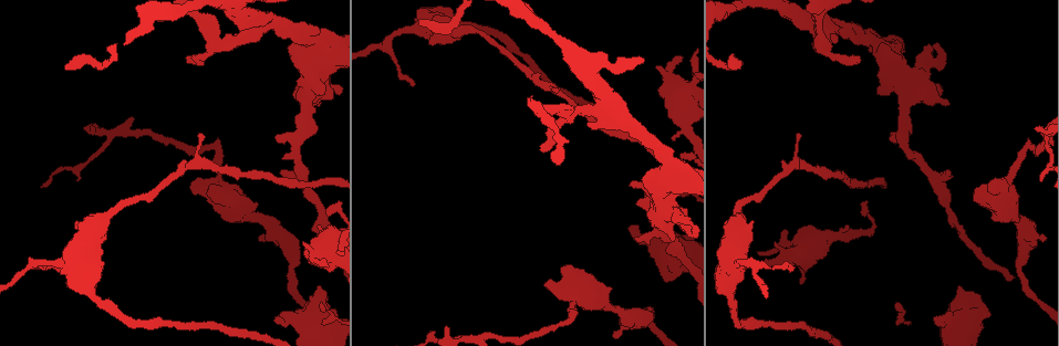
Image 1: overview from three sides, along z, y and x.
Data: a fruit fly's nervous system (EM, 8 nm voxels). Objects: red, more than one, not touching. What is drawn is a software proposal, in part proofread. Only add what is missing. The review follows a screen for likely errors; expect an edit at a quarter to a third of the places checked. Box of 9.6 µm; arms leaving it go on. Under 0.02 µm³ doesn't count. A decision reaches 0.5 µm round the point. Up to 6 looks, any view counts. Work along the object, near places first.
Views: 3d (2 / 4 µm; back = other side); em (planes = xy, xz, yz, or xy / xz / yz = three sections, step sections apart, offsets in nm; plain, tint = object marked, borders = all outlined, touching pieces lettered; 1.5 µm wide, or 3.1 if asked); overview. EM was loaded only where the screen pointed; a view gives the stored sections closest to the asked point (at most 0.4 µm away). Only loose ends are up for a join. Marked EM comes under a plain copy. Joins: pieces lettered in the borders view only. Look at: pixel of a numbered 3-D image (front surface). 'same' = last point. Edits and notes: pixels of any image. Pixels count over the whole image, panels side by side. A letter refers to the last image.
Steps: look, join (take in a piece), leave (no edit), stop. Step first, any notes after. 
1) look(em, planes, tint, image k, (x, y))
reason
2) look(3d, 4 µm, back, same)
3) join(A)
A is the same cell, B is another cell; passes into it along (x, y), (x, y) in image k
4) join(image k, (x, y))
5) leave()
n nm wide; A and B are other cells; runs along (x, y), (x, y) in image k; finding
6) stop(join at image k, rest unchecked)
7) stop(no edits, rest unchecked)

look(3d, 4 µm, image 1, (860, 59))
branch stops here

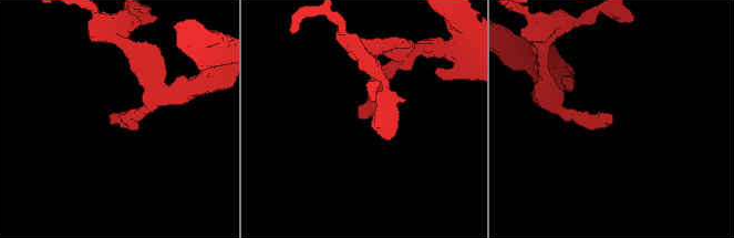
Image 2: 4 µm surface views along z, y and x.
look(em, planes, borders, image 2, (110, 121))
now the EM

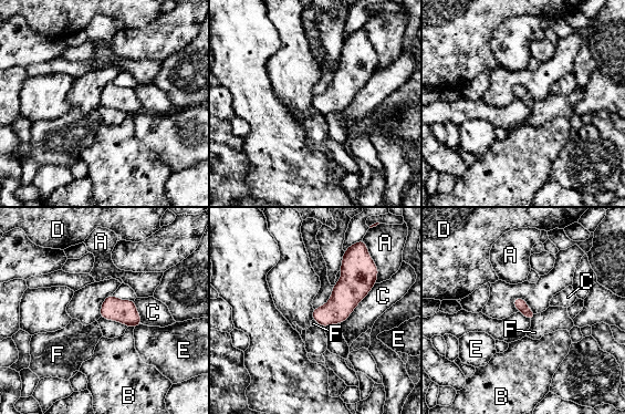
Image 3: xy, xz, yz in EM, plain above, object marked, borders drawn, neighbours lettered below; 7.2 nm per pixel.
leave()
A, B, C, D, E and F are other cells; none of them fits

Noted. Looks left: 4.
look(3d, 2 µm, image 1, (554, 91))
tapers out

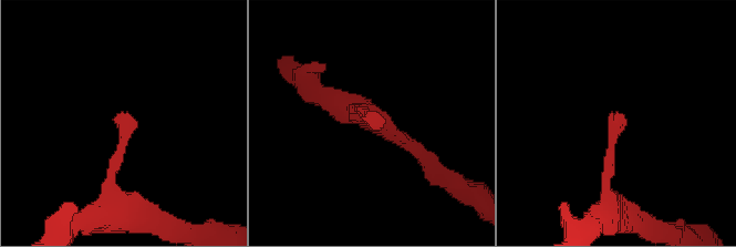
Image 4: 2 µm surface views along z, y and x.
look(em, planes, tint, image 4, (365, 121))

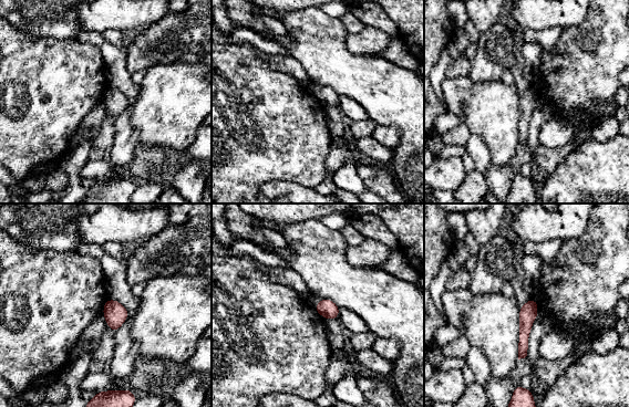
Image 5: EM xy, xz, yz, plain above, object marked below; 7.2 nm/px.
look(em, planes, borders, same)
what lies round it

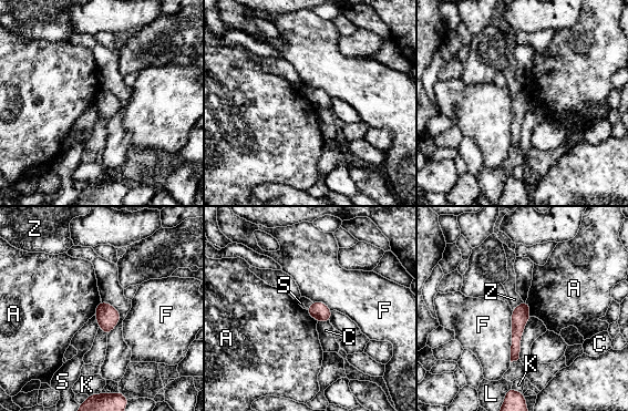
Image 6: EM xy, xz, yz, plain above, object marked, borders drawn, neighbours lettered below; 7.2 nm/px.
leave()
140 nm wide; A, C, F, K, L, S and Z are other cells; border along (526, 301), (532, 316) in image 6; no lettered piece goes on from it

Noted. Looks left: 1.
stop(no edits, rest unchecked)

